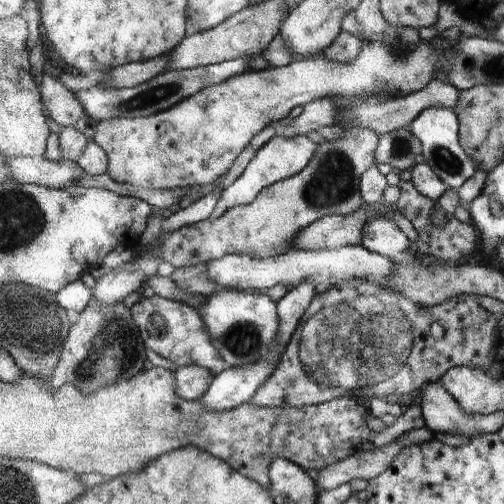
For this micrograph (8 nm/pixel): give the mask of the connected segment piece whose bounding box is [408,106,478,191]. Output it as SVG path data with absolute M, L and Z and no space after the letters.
M433 106L425 108L408 126L408 130L420 141L423 160L450 189L457 191L474 174L475 161L469 157L458 140L459 120L451 108Z

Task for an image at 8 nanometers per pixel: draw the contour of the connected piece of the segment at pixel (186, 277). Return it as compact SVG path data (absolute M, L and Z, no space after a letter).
M207 264L192 265L192 268L178 267L171 277L180 288L193 295L209 298L219 289L219 286L207 275Z

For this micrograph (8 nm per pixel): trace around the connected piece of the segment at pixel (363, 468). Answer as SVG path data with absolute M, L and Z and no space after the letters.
M392 441L371 451L356 452L348 459L321 469L319 478L314 480L315 486L320 491L336 488L338 485L348 483L353 478L372 480L392 464L399 450L400 446L396 444L396 441Z

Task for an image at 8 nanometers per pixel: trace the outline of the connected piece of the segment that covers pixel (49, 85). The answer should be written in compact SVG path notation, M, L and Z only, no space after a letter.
M46 73L40 79L40 94L43 96L44 106L48 108L49 117L62 127L74 127L76 121L85 115L76 95L66 89L59 79Z

